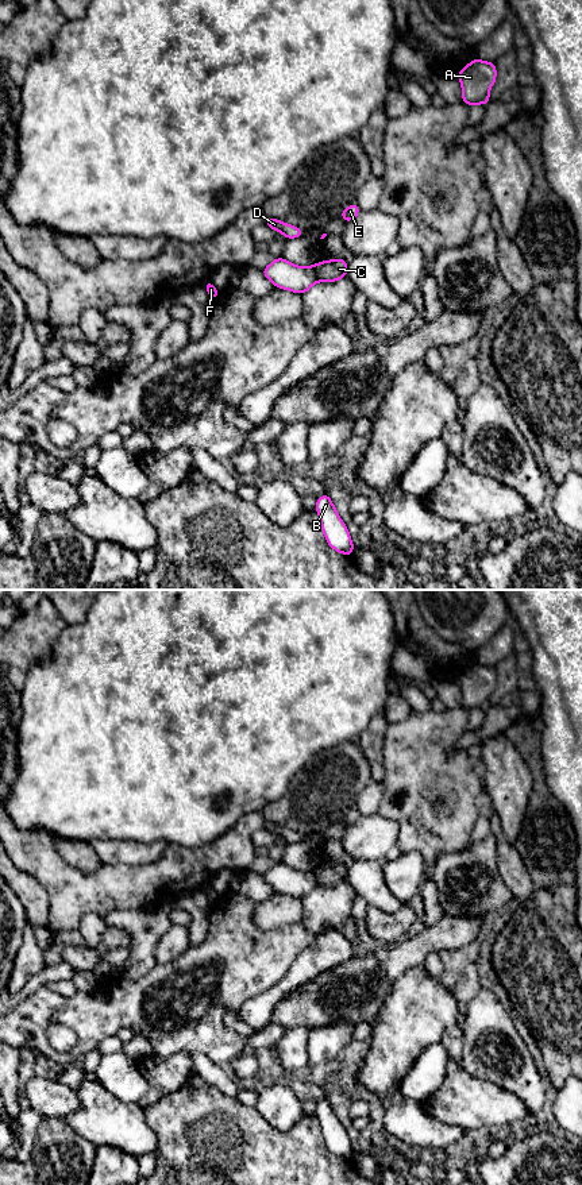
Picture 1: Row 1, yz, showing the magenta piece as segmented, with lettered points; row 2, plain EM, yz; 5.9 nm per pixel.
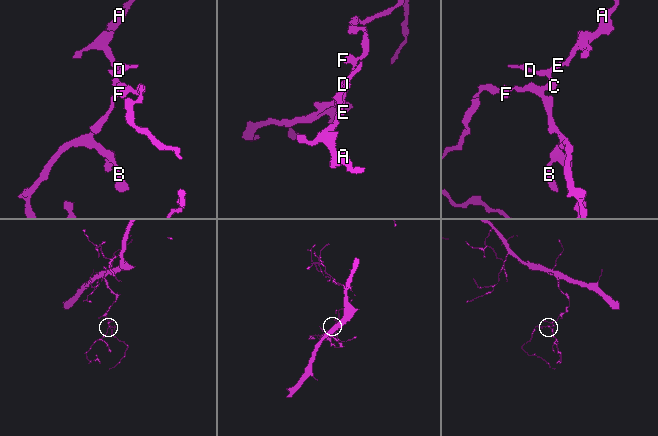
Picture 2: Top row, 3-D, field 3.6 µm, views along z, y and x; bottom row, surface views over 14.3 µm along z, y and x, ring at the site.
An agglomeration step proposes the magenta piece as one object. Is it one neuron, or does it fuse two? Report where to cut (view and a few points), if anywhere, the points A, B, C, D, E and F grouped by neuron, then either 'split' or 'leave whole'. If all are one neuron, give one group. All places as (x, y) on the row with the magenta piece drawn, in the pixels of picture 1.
cut yz (312, 266), (318, 280); groups A C D E / B F; split

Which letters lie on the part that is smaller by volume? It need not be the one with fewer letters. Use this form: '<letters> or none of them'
B, F

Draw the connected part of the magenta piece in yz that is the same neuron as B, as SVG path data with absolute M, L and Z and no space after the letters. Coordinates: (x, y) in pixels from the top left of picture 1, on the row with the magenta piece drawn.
M328 494L316 498L316 513L320 517L321 530L328 545L336 552L352 556L355 547L351 541L351 536Z

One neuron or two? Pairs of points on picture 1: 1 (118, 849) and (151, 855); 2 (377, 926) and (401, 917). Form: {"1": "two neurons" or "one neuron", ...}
{"1": "one neuron", "2": "one neuron"}

